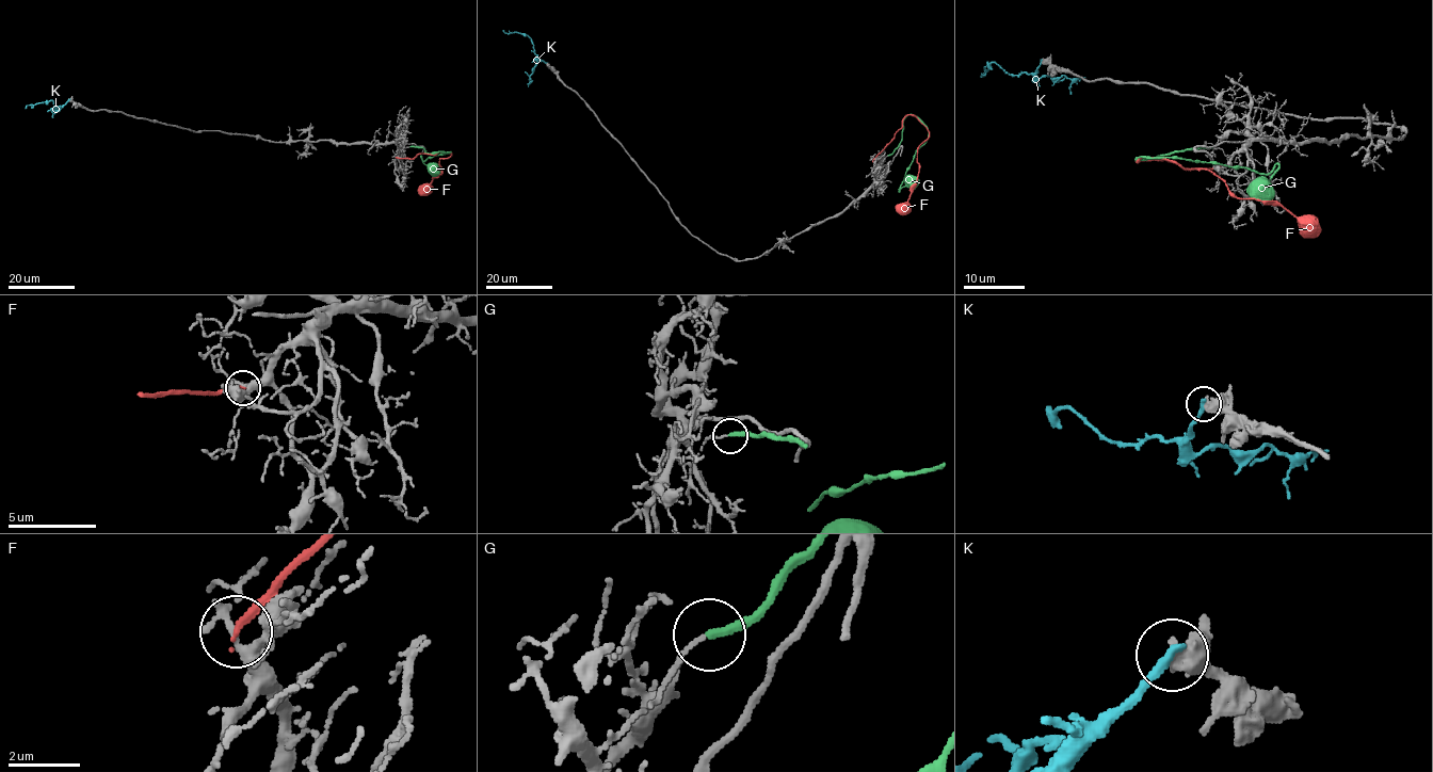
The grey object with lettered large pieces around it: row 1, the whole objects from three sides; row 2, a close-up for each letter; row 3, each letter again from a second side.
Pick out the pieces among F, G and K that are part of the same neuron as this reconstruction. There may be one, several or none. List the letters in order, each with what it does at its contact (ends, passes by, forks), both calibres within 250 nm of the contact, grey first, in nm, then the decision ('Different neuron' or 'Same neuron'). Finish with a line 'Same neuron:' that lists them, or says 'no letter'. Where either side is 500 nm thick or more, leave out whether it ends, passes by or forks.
F: It ends there. Thickness 240 nm (grey) against 220 nm. Different neuron
G: It ends there. Thickness 90 nm (grey) against 260 nm. Different neuron
K: Thickness 500 nm (grey) against 280 nm. Different neuron
Same neuron: no letter

